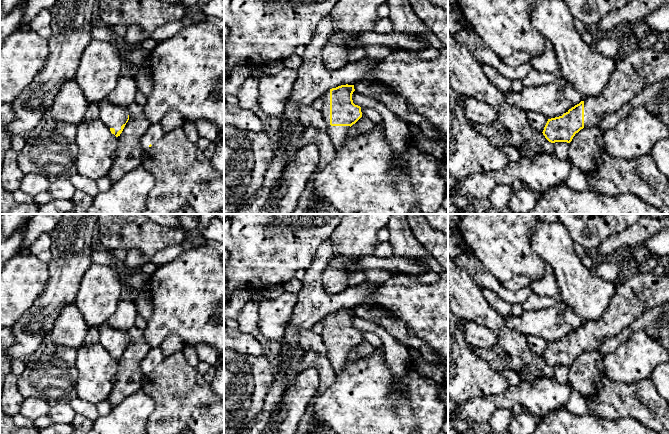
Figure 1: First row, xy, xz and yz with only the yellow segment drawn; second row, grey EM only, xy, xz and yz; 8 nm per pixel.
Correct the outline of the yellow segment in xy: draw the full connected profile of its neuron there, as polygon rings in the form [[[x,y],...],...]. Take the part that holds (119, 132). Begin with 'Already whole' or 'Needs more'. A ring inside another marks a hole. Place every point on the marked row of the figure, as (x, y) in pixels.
Needs more. [[[106,99],[99,102],[98,106],[100,110],[99,119],[110,129],[112,134],[116,137],[120,136],[129,120],[128,109],[115,106]]]

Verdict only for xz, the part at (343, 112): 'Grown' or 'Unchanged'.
Grown

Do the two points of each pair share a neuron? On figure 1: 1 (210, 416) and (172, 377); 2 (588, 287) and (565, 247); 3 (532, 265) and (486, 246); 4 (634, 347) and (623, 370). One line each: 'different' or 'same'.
1: same
2: same
3: same
4: same

